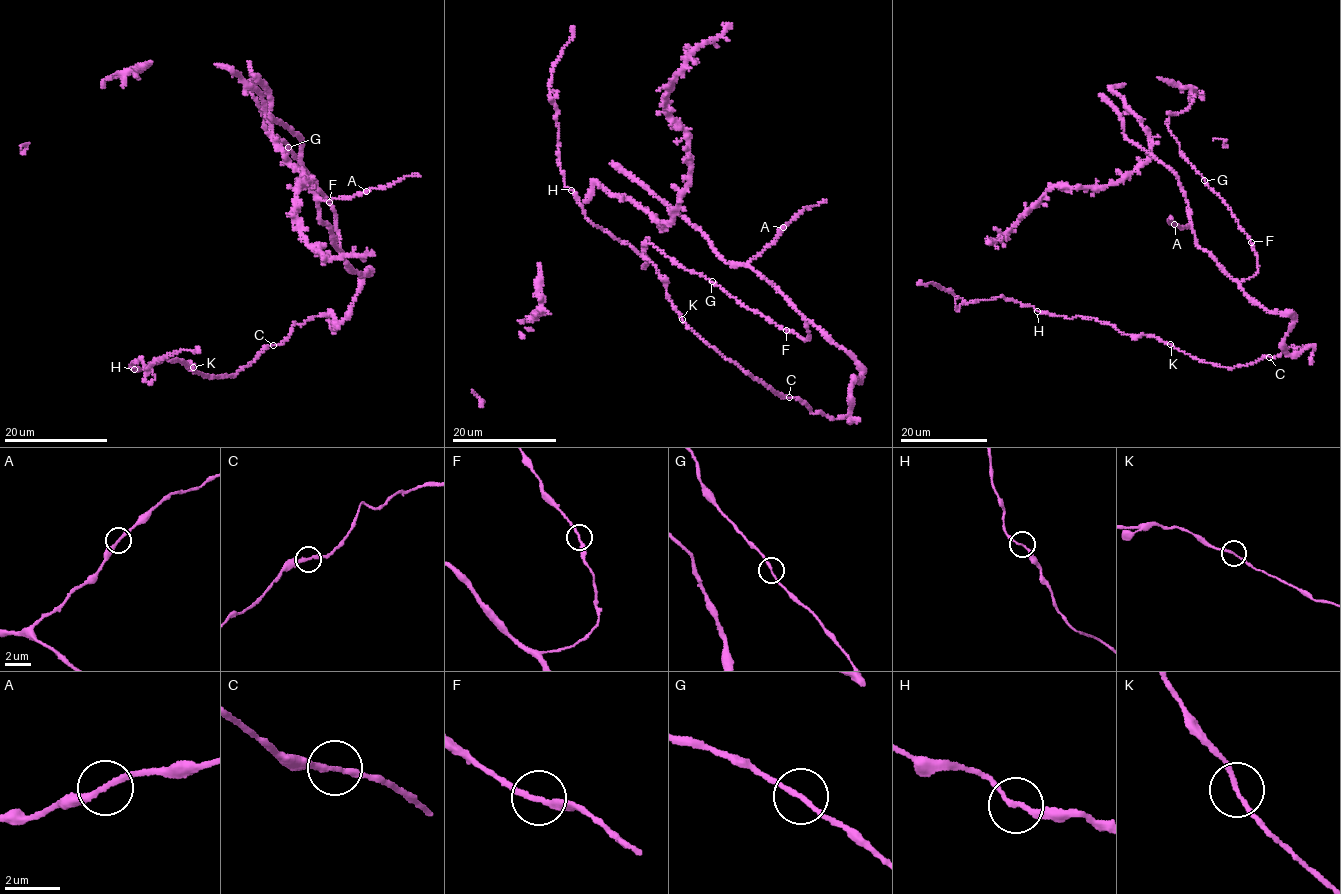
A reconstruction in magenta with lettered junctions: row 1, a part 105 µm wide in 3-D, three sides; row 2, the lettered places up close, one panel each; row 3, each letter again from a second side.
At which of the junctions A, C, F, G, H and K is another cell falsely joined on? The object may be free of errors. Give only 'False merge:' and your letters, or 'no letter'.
False merge: no letter

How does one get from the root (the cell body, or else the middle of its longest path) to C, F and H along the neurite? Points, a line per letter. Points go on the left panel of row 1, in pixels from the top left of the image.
C: (364, 277), (343, 322), (333, 324), (330, 314), (309, 318), (302, 324), (294, 324), (283, 341), (273, 346)
F: (364, 277), (370, 273), (356, 273), (338, 248), (335, 213), (329, 202)
H: (364, 277), (343, 322), (333, 324), (330, 314), (294, 324), (235, 374), (206, 377), (168, 359), (134, 370)

